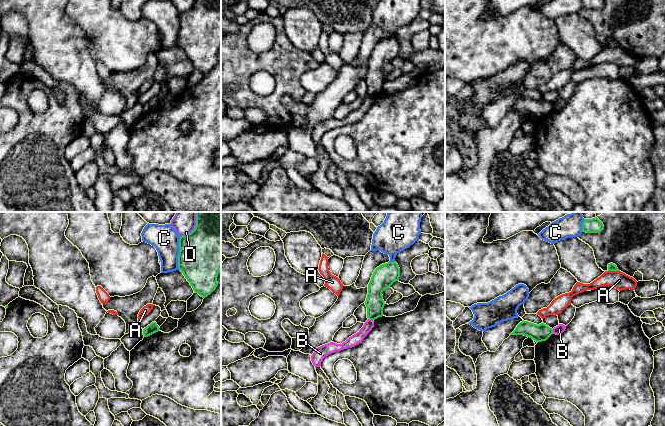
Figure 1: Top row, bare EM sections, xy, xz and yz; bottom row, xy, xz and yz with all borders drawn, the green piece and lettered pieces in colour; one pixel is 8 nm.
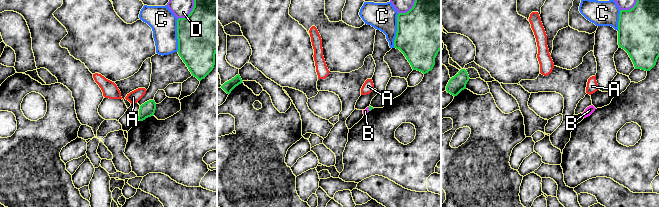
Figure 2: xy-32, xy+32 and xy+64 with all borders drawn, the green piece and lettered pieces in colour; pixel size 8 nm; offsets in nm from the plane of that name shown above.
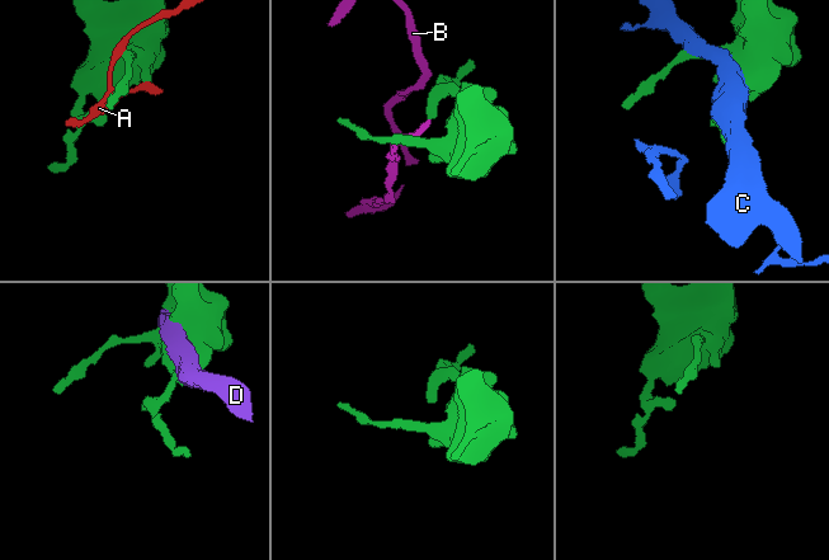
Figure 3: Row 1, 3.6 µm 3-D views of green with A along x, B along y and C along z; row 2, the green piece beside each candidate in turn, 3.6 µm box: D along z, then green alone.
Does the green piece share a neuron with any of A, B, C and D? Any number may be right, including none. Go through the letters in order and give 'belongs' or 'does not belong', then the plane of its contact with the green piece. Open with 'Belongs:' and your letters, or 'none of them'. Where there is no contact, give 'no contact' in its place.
Belongs: none of them
A: does not belong; meets green in yz
B: does not belong; meets green in xz
C: does not belong; meets green in xy
D: does not belong; meets green in xy

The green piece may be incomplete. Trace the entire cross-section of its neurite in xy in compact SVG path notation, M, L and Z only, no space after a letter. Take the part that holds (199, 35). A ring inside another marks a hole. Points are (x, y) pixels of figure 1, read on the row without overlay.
M196 0L194 6L179 14L178 45L195 69L205 74L217 63L221 47L221 0Z

